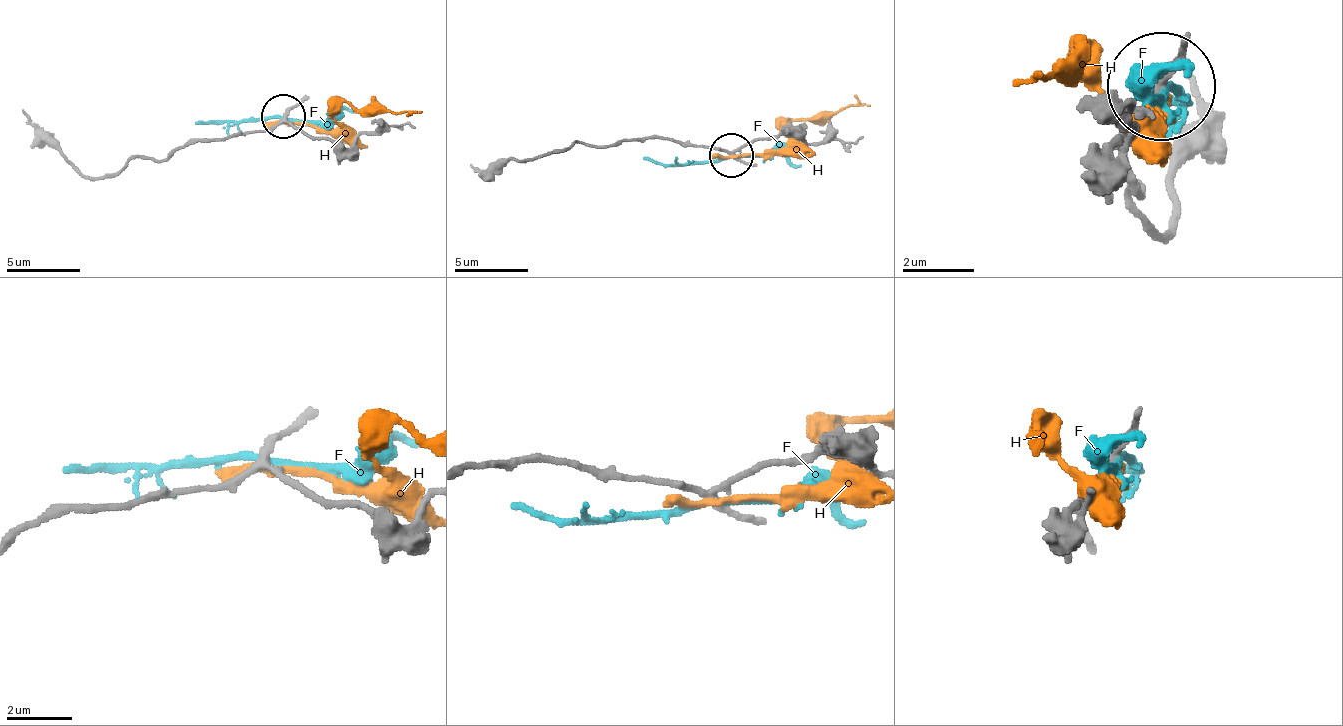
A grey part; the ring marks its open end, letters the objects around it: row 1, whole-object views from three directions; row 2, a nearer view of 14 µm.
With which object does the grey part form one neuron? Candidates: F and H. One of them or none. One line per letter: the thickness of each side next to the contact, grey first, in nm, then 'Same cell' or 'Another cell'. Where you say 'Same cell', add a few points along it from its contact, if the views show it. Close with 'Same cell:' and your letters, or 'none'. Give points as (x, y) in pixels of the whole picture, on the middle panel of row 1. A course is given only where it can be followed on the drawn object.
F: Thickness 200 nm (grey) against 190 nm. Same cell. Its course: (732, 156), (655, 163), (644, 156)
H: Thickness 200 nm (grey) against 220 nm. Another cell
Same cell: F

